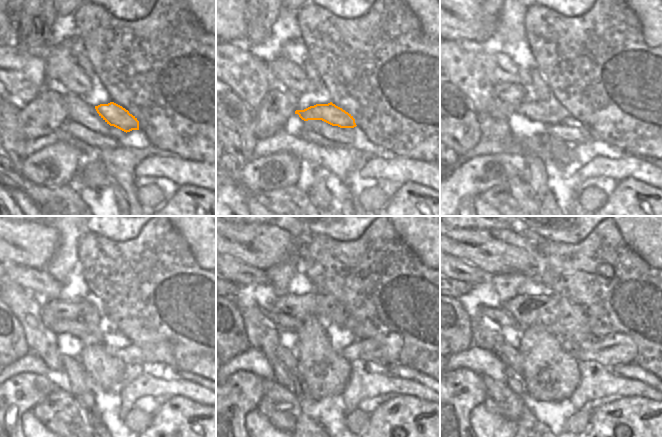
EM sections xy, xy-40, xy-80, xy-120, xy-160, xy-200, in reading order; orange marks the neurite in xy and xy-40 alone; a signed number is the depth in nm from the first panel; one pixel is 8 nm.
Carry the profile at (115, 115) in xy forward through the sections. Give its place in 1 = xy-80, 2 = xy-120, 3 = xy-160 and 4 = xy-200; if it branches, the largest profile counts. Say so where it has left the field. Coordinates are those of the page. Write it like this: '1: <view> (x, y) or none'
1: xy-80 (549, 112)
2: xy-120 (76, 328)
3: xy-160 (281, 321)
4: xy-200 (499, 315)

